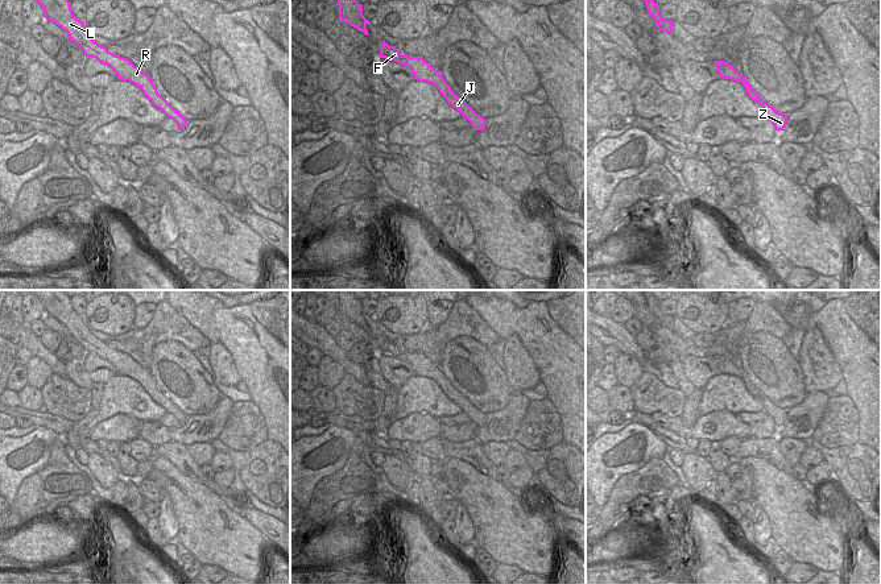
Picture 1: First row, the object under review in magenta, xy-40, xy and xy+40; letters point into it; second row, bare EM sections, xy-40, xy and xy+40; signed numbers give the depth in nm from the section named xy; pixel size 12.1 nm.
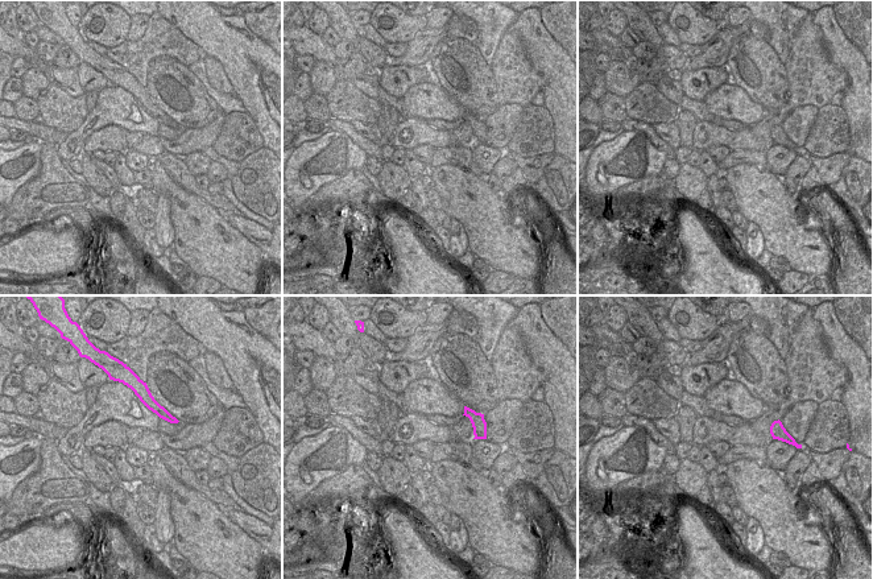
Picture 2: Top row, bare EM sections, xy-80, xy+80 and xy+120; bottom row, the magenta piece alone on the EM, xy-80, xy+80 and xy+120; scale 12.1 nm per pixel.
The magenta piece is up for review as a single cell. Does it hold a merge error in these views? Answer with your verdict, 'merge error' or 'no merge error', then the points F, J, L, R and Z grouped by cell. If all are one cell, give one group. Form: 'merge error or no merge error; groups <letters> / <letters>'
no merge error; groups F J L R Z

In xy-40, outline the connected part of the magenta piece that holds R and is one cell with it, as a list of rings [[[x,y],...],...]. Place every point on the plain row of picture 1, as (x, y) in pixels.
[[[32,290],[44,305],[45,314],[53,316],[67,327],[70,336],[75,337],[84,348],[86,353],[96,353],[103,360],[109,361],[117,370],[117,374],[128,376],[141,384],[150,398],[162,406],[167,413],[173,414],[179,424],[183,424],[186,415],[175,406],[166,394],[164,394],[149,369],[142,368],[128,353],[116,351],[99,340],[91,334],[84,316],[78,315],[73,306],[71,298],[63,290]]]

